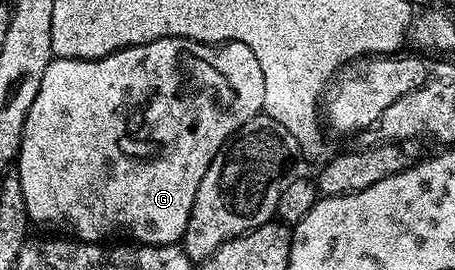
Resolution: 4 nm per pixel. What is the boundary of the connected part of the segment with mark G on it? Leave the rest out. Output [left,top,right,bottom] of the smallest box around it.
[18,36,265,244]

